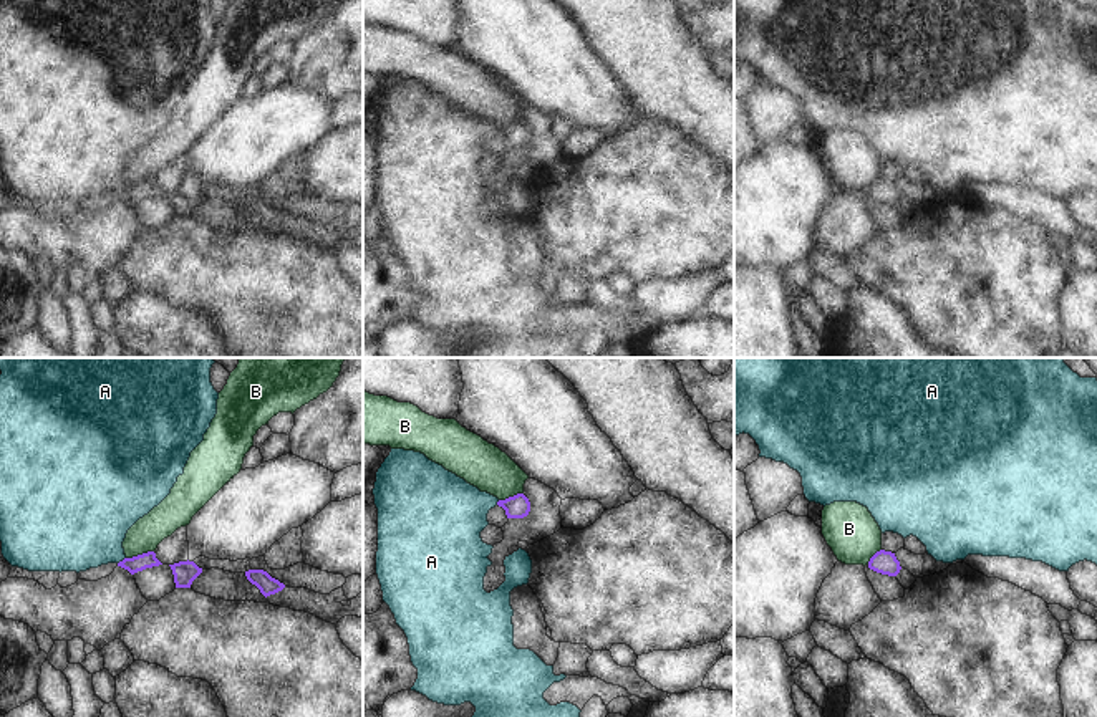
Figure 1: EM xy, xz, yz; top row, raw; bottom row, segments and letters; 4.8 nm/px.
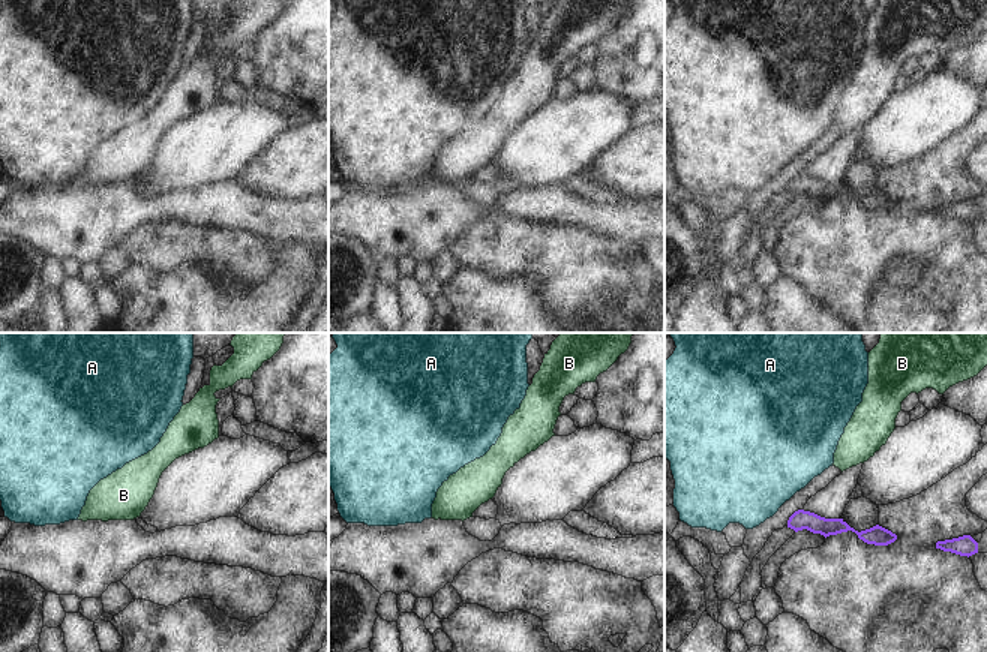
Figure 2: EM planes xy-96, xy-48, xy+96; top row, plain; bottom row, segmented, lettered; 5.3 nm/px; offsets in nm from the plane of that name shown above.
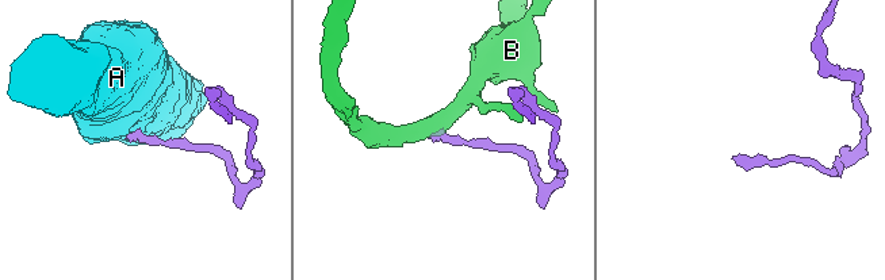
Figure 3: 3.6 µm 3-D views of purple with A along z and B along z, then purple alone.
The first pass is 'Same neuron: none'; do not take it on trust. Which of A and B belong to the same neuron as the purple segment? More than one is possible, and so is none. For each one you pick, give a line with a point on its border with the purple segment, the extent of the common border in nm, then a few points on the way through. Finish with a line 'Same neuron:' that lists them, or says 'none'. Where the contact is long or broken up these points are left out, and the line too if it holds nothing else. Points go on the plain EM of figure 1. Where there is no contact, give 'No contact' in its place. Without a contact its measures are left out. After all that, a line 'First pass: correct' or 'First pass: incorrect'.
A: Touches purple at xy (123, 189). Shared border 50 nm. Path across: xy (146, 189), (123, 189), (83, 156)
Same neuron: A.
First pass: incorrect

